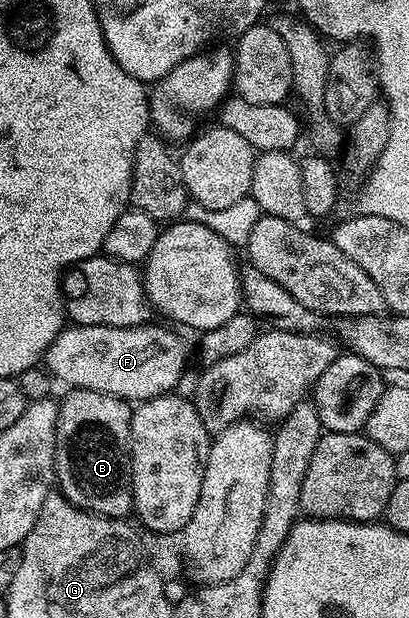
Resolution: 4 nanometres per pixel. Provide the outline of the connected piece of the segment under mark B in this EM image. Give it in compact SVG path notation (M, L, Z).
M73 388L65 391L64 401L58 404L58 422L56 423L56 475L55 483L58 485L59 495L65 496L67 500L80 509L81 512L92 512L95 516L108 516L111 520L124 520L133 511L132 494L130 485L132 482L132 453L130 445L132 442L132 410L133 405L122 398L114 398L110 394L98 394L98 390L82 390Z

